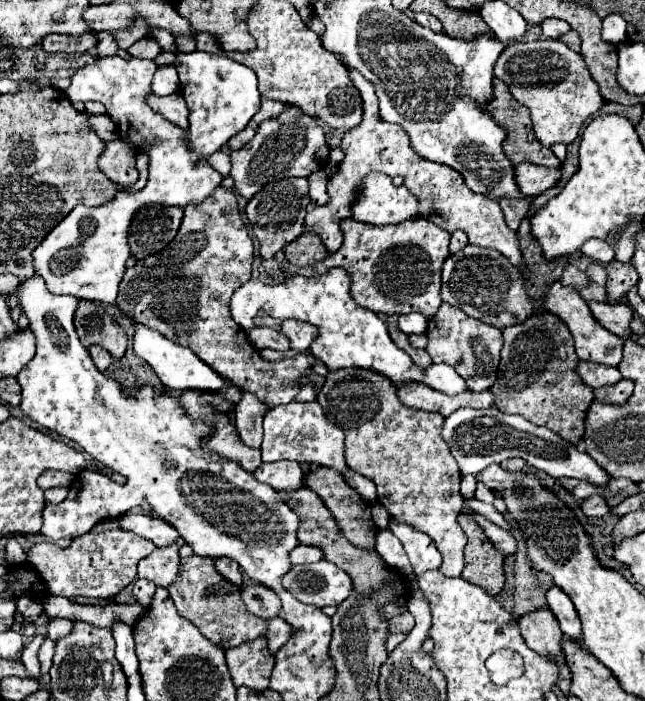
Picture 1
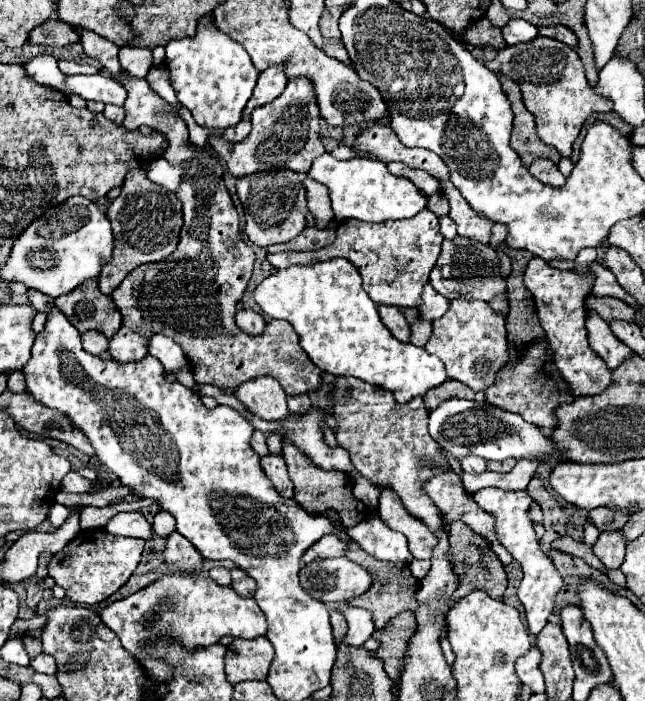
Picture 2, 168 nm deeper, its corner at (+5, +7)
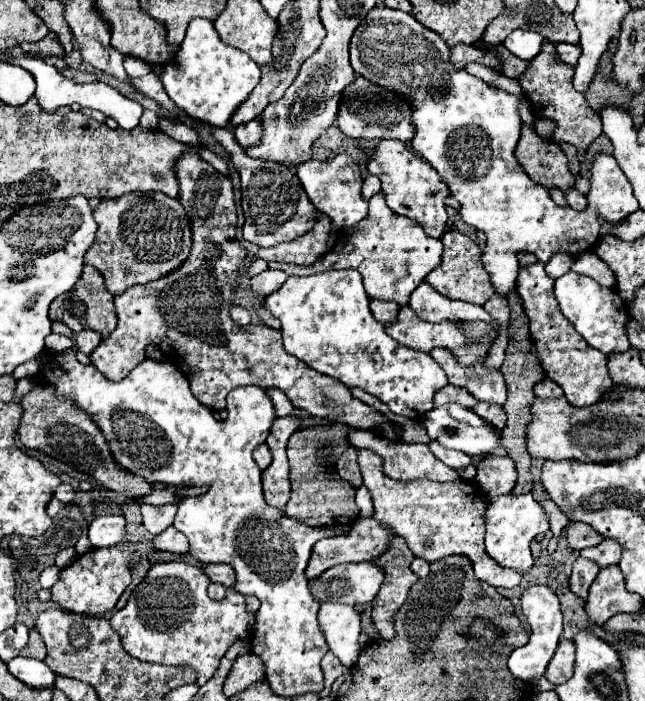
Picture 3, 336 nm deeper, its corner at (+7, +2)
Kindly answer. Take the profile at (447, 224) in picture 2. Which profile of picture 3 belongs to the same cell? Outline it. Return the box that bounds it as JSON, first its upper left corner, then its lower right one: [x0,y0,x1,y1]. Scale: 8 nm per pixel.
[368,139,448,239]

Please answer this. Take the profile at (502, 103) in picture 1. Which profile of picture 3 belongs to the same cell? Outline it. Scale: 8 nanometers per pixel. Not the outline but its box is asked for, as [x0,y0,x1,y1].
[516,123,574,191]

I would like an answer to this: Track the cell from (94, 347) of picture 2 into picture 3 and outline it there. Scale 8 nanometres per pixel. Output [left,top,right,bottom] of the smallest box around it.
[74,329,102,355]

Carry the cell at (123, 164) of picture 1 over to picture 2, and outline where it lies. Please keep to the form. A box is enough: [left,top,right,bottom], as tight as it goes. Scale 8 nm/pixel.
[98,168,182,294]

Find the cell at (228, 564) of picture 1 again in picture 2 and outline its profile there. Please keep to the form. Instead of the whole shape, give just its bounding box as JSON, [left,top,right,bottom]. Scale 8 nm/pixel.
[208,568,232,586]

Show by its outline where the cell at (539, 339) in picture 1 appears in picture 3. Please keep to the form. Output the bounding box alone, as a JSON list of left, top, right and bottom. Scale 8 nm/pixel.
[472,403,506,429]

